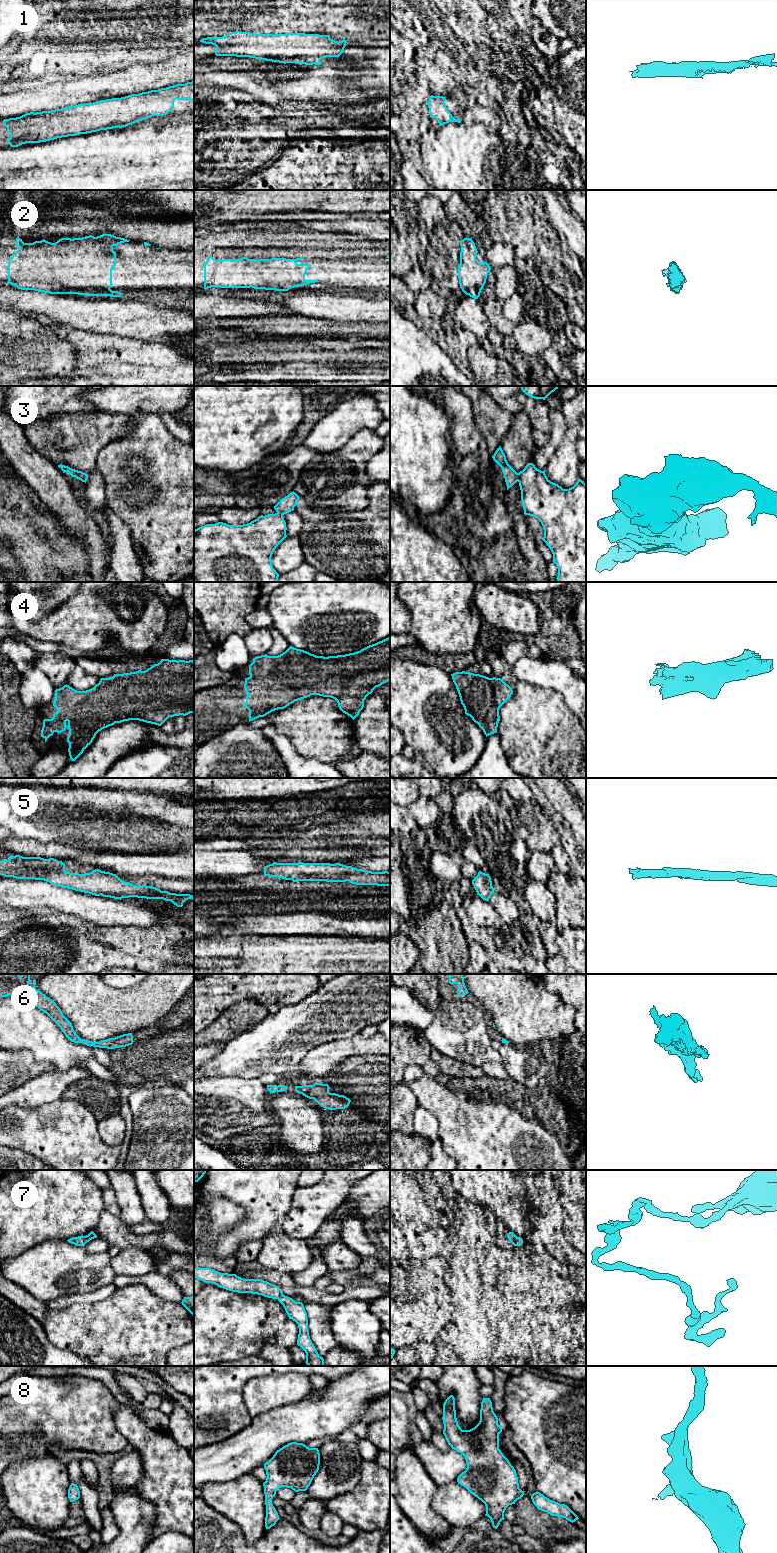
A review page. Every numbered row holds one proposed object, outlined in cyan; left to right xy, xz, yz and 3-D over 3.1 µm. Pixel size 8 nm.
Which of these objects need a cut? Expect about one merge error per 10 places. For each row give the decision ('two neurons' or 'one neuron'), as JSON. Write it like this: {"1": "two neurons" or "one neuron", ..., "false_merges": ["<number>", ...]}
{"1": "one neuron", "2": "one neuron", "3": "two neurons", "4": "one neuron", "5": "one neuron", "6": "one neuron", "7": "one neuron", "8": "one neuron", "false_merges": ["3"]}

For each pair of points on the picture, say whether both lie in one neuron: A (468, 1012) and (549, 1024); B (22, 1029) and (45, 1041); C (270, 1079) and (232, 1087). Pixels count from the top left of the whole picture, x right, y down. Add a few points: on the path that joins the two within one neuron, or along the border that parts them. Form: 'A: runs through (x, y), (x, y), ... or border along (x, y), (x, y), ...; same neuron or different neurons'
A: border along (478, 1003), (484, 1009); different neurons
B: runs through (28, 1029), (32, 1029), (39, 1035); same neuron
C: border along (258, 1078), (268, 1084); different neurons

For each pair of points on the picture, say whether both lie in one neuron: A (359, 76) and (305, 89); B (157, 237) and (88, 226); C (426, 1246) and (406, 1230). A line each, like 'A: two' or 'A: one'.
A: two
B: one
C: one

